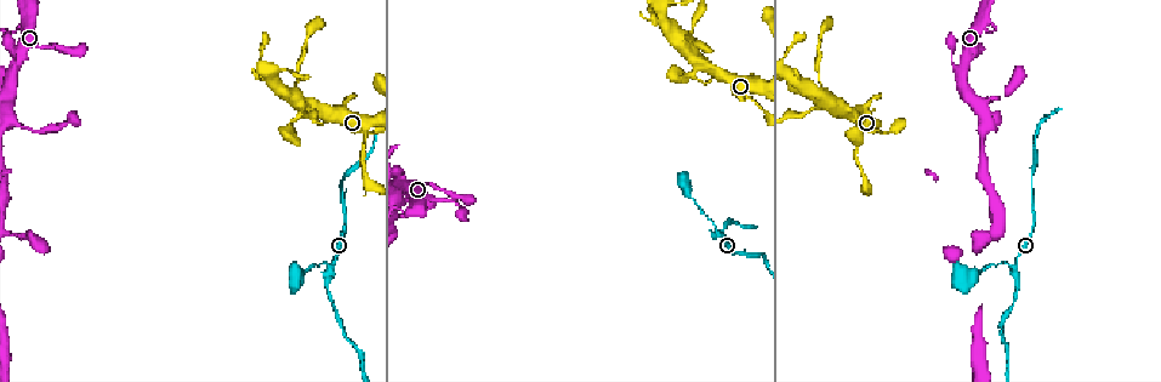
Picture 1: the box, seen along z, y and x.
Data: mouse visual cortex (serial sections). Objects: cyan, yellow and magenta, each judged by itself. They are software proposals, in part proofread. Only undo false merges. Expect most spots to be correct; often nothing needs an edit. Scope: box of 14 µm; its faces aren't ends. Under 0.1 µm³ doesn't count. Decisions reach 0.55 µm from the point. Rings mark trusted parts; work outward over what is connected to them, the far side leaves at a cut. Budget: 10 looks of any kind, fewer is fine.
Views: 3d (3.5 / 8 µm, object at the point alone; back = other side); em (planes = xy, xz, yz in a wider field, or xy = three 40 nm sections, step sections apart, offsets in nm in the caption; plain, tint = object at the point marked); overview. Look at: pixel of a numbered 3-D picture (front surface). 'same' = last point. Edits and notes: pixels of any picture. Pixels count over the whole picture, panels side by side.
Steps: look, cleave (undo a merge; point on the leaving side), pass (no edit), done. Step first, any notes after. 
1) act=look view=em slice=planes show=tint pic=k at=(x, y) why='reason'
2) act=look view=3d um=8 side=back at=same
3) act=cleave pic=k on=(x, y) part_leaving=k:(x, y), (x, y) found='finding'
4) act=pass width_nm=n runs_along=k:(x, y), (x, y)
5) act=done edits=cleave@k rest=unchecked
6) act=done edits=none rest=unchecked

act=look view=3d um=3.5 pic=1 at=(323, 262) why='abrupt turn'

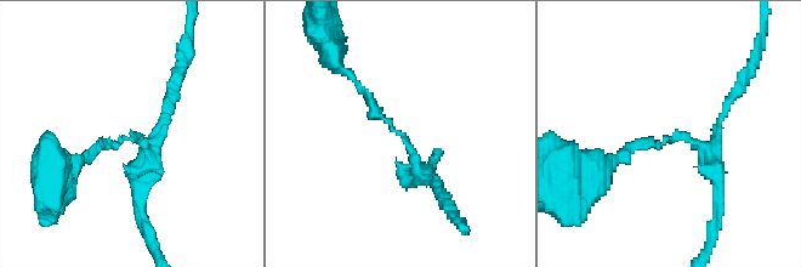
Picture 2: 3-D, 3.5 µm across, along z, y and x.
act=look view=em slice=xy step=5 show=tint pic=2 at=(124, 136) arm_widths_nm=150,200

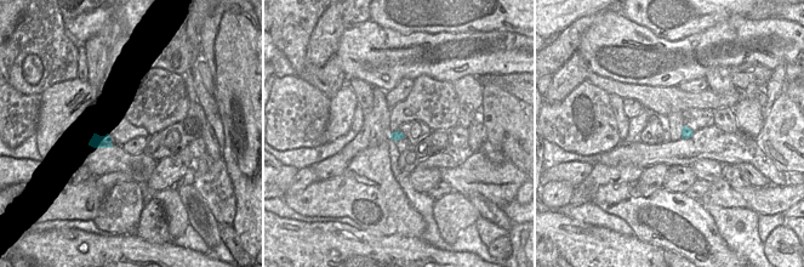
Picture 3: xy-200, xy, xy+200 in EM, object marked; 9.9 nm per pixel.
act=pass runs_along=2:(432, 181), (347, 72) found='all the same cell'

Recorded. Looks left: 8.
act=look view=3d um=3.5 pic=1 at=(857, 126) why='abrupt turn'

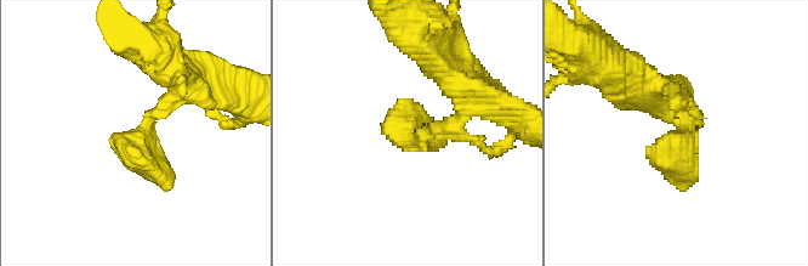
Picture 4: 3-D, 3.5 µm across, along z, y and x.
act=look view=em slice=xy step=2 show=tint pic=4 at=(412, 139)

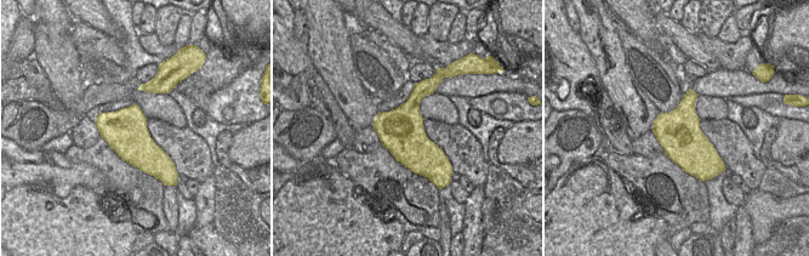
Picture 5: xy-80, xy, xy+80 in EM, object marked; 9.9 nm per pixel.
act=pass width_nm=440 runs_along=4:(194, 85), (138, 142), (168, 186) found='all the same cell'

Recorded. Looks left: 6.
act=look view=3d um=3.5 pic=1 at=(295, 90) why='four arms meet'

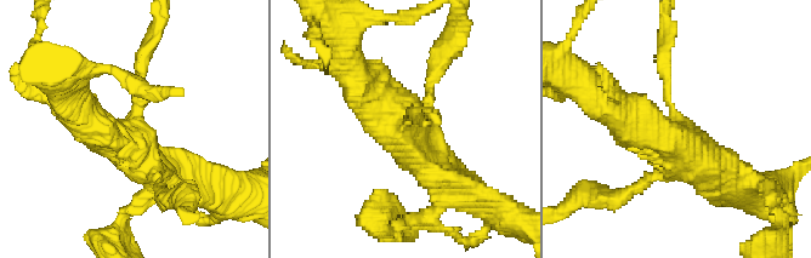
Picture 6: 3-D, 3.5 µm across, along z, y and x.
act=look view=em slice=planes show=tint pic=6 at=(131, 125)

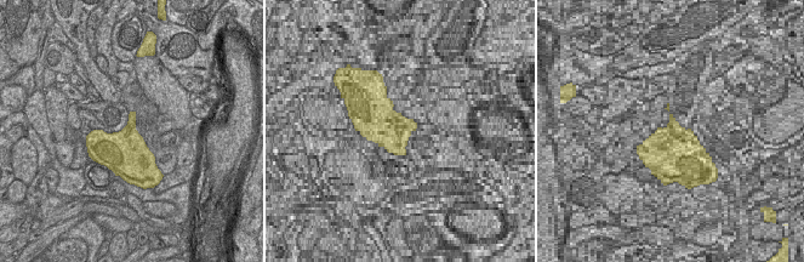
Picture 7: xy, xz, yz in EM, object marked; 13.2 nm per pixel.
act=pass found='one cell here'

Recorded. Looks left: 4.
act=look view=3d um=3.5 pic=1 at=(22, 25) why='calibre changes'

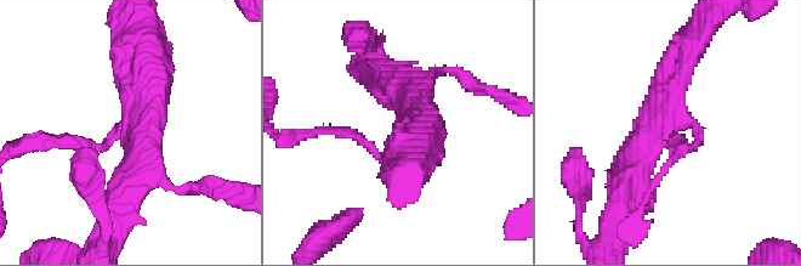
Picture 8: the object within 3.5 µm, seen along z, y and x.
act=look view=em slice=xy step=1 show=tint pic=8 at=(690, 125) why='shape alone is not enough'

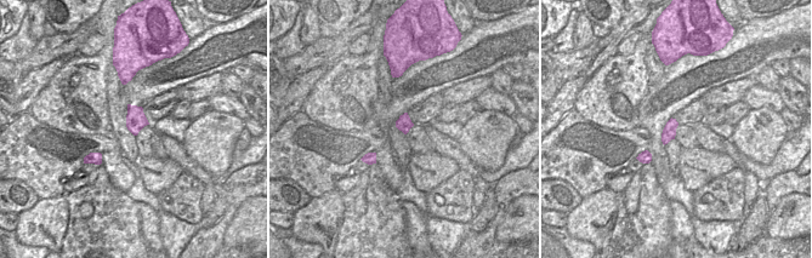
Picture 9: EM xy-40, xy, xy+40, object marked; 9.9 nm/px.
act=look view=em slice=xy step=5 show=tint at=same why='another direction'

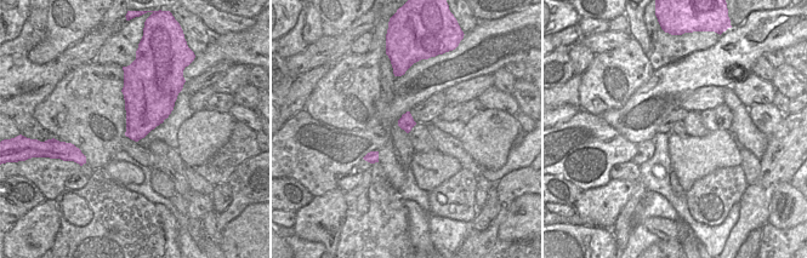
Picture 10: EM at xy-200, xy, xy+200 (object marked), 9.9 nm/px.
act=pass arms=3 arm_widths_nm=150,400,400 runs_along=8:(419, 88), (393, 156), (333, 131) found='one cell here'

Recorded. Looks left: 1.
act=done edits=none rest=unchecked

